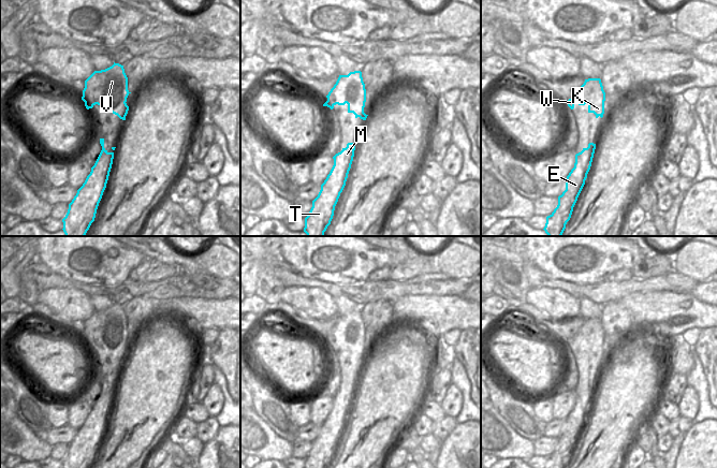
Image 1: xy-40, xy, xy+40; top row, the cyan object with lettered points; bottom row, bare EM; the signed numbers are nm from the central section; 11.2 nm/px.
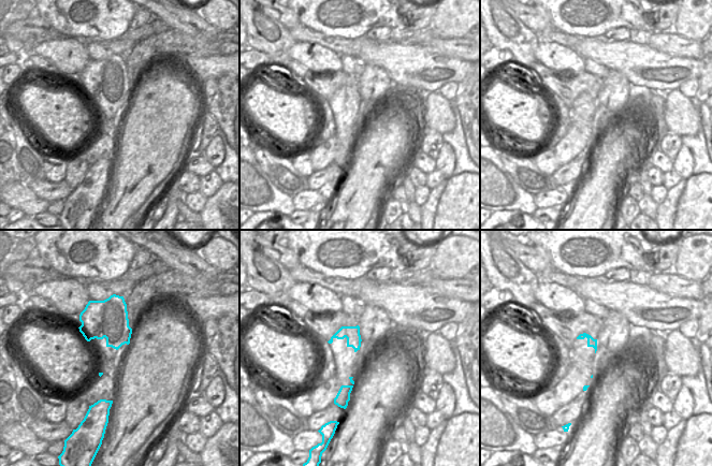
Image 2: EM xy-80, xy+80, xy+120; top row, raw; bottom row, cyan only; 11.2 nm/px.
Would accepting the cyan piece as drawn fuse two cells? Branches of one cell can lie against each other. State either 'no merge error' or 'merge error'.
no merge error

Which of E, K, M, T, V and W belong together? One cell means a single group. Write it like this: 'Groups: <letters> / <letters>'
Groups: E K M T V W

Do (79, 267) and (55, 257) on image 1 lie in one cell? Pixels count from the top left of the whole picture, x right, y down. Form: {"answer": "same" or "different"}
{"answer": "same"}

